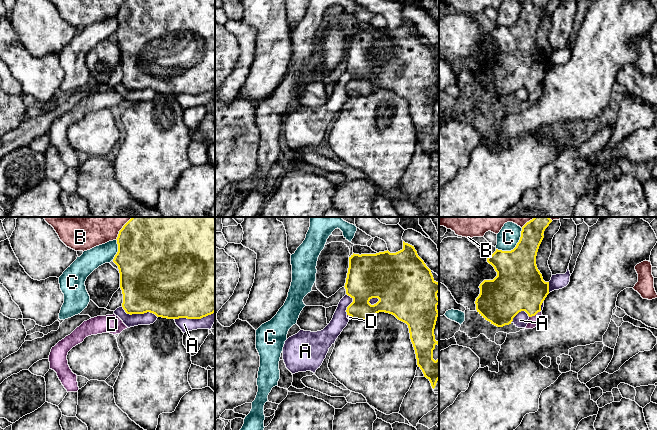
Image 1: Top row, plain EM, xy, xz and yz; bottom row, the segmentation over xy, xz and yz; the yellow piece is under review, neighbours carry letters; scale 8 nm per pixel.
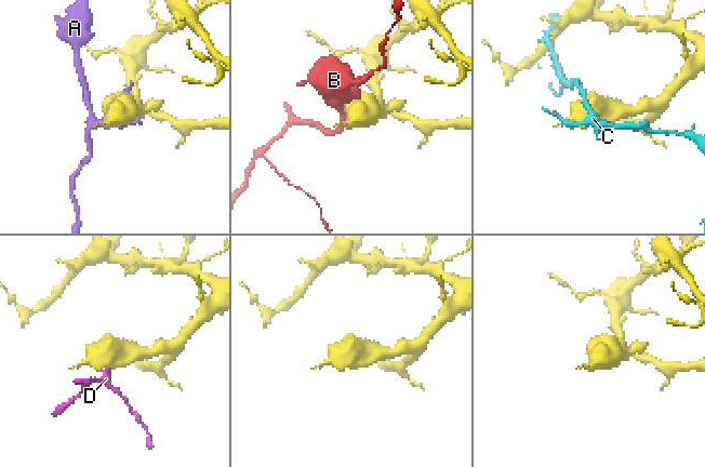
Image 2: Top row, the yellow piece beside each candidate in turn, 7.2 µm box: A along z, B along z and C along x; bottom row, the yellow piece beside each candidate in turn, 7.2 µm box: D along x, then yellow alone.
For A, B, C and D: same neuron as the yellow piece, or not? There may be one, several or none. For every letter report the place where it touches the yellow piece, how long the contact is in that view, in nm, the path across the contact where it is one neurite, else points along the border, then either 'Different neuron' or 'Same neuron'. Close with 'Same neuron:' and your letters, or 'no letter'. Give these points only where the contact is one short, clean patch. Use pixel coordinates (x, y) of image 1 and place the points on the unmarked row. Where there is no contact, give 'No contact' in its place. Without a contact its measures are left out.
A: Touches yellow at xy (194, 94). Shared border 340 nm. Different neuron
B: Touches yellow at xy (119, 8). Shared border 150 nm. Boundary: xy (125, 0), (115, 15). Different neuron
C: Touches yellow at yz (515, 23). Shared border 280 nm. Different neuron
D: Touches yellow at yz (534, 91). Shared border 110 nm. Path across: yz (521, 63), (528, 71), (534, 91), (533, 97). Same neuron
Same neuron: D

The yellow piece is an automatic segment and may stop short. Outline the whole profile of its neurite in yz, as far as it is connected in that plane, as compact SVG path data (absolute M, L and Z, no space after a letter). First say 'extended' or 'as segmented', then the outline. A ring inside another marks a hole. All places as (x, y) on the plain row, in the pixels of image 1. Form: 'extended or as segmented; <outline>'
extended; M525 0L522 3L520 16L513 26L496 25L487 34L487 38L494 43L497 52L480 60L480 70L475 80L477 88L491 100L497 103L509 101L521 87L525 87L529 92L525 105L535 104L542 96L541 81L549 70L549 58L543 56L536 41L536 32L548 2L549 0Z

